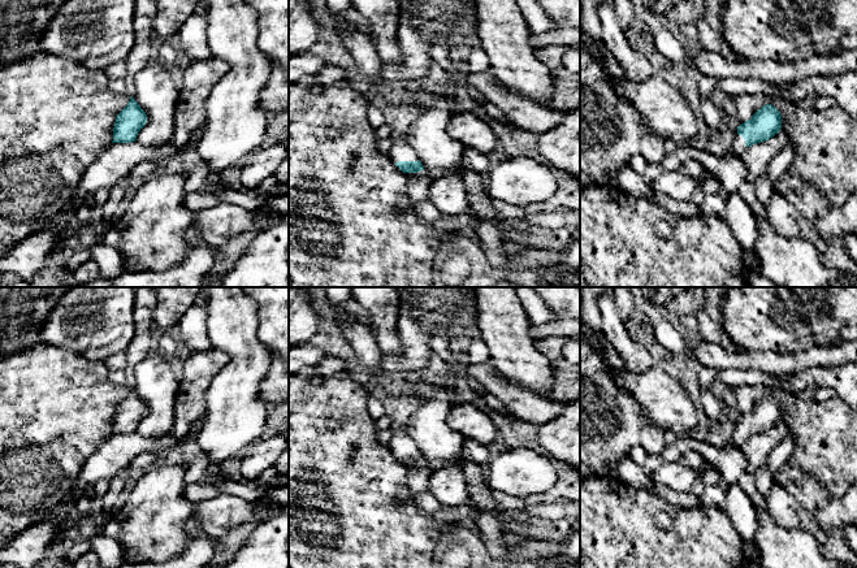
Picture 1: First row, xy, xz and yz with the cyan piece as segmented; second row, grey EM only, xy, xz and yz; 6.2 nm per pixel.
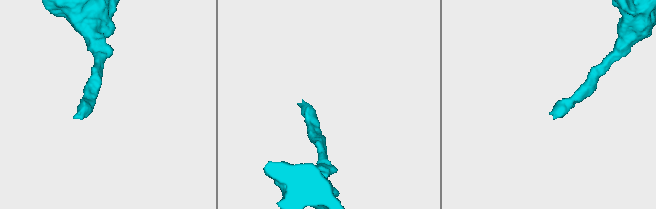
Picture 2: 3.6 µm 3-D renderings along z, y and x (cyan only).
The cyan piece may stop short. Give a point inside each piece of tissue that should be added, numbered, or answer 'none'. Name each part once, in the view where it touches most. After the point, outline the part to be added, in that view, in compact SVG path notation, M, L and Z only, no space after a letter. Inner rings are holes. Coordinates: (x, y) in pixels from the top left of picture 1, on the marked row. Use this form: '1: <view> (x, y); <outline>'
1: xz (401, 151); M395 136L389 157L394 164L398 161L419 161L417 153L410 147L403 136Z

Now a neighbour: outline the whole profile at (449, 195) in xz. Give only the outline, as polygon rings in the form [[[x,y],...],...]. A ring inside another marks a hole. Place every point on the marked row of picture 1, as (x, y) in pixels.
[[[462,174],[432,181],[429,201],[443,214],[458,216],[469,212],[469,192]]]

